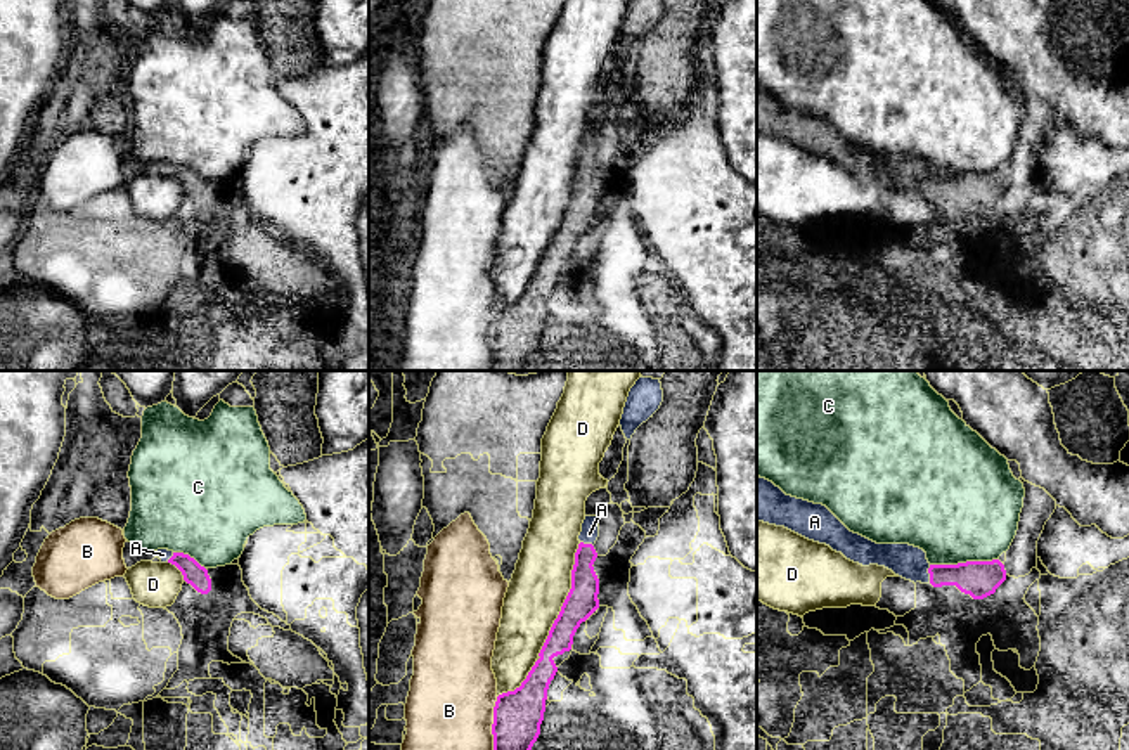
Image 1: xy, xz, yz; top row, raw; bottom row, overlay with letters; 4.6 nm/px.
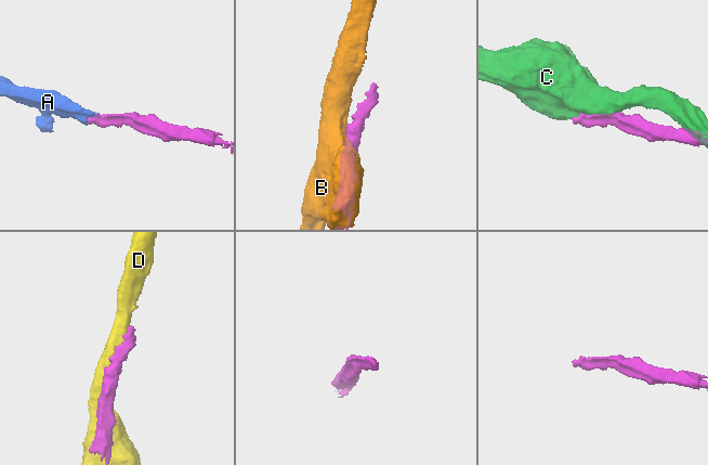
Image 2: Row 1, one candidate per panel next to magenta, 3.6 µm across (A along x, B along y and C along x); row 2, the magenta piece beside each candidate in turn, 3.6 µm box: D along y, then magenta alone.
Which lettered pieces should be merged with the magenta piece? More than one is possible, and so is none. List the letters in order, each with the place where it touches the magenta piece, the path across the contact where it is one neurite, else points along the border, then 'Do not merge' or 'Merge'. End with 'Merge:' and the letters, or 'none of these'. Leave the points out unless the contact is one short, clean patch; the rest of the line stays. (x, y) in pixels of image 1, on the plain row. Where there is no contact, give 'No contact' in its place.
A: Touches magenta at yz (929, 184). Path across: yz (979, 191), (929, 184), (918, 182), (908, 174). Merge
B: Touches magenta at xz (492, 340). Do not merge
C: Touches magenta at yz (963, 175). Do not merge
D: Touches magenta at xz (565, 212). Do not merge
Merge: A

